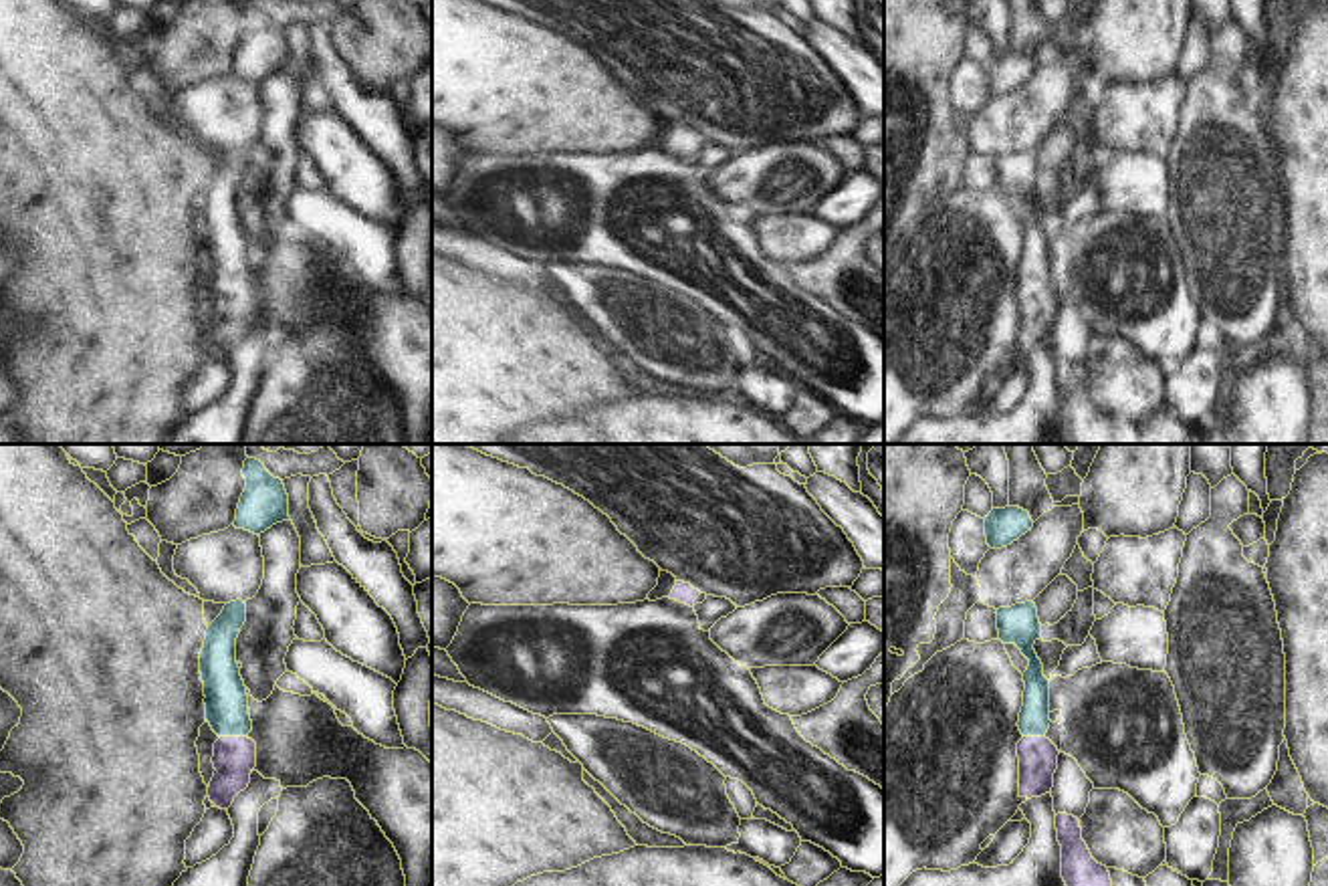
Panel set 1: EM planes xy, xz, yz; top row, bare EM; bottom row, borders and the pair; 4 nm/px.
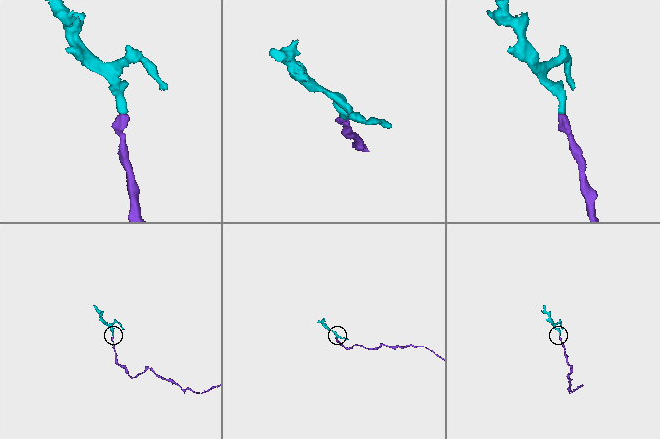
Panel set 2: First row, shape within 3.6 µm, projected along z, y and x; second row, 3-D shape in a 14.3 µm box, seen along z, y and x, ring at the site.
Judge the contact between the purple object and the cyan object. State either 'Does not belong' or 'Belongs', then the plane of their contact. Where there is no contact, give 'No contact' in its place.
Belongs. Touches purple in xy

